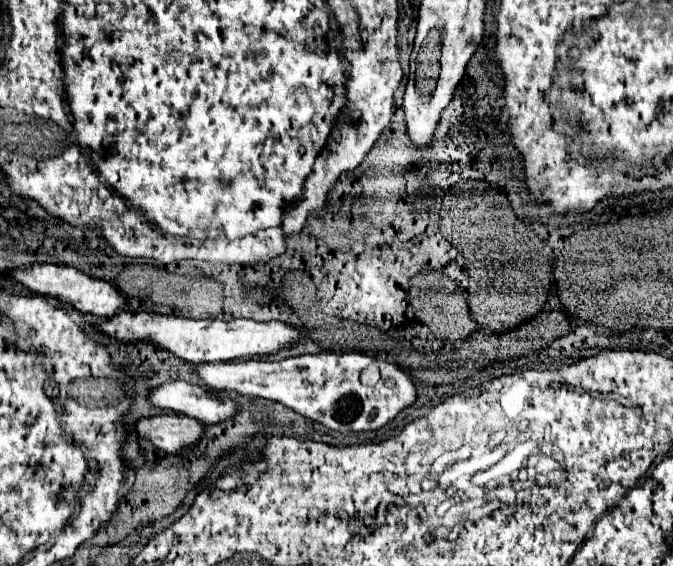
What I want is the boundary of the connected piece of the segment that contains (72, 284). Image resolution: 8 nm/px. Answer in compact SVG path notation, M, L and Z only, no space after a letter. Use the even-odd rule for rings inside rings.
M35 264L33 268L19 268L19 270L13 270L9 274L9 278L13 282L21 282L25 284L31 292L37 292L37 294L43 294L43 296L51 296L63 304L69 304L73 308L77 308L79 312L83 314L93 314L93 316L99 316L99 318L113 318L113 314L117 312L131 312L131 306L127 304L125 296L121 296L121 292L105 282L105 280L99 280L99 278L91 278L71 266L53 266L53 264Z

